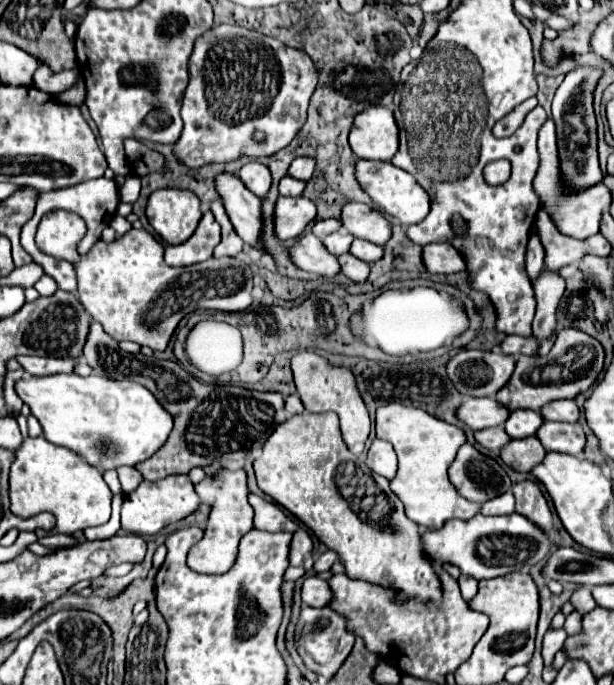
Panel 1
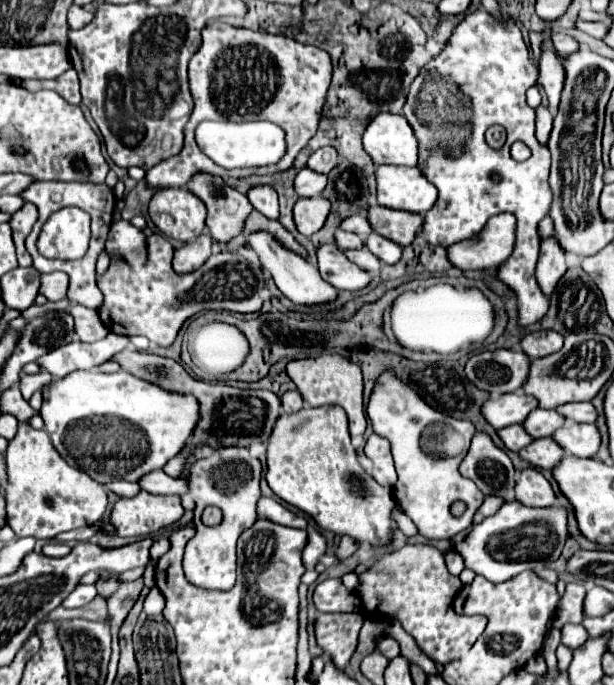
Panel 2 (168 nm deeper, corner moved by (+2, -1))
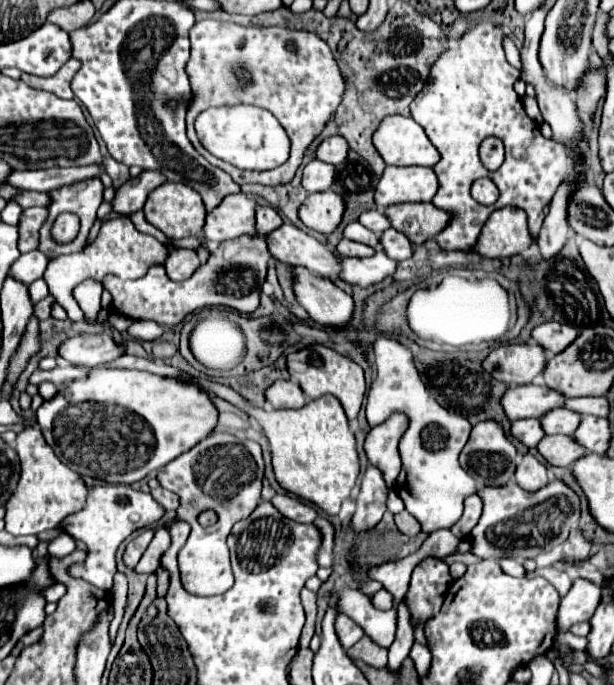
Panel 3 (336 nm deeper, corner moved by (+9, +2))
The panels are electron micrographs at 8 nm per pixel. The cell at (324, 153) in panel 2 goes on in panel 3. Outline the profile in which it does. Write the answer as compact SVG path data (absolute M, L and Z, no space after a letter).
M334 135L334 137L328 137L320 143L318 151L316 151L316 157L326 161L326 163L332 163L332 165L338 165L346 159L348 155L348 143L346 139L342 139L340 135Z

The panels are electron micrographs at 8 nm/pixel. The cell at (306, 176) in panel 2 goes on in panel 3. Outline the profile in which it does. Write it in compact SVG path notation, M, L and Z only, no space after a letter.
M320 159L310 161L304 167L304 175L302 175L302 187L308 193L316 193L316 191L326 191L334 181L334 165L324 163Z

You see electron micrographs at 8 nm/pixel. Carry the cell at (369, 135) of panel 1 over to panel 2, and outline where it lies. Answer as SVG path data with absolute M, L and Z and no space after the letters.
M377 114L365 128L363 148L375 164L417 164L417 140L401 114Z

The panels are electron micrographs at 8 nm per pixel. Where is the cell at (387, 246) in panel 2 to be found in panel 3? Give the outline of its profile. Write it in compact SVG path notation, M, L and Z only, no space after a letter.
M388 229L382 233L380 243L384 247L384 251L388 253L388 257L396 259L396 261L404 261L410 259L410 255L414 253L414 245L406 239L406 235L402 235L396 229Z

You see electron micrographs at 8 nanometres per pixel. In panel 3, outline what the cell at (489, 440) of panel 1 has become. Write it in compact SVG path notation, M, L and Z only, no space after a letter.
M520 419L512 423L512 437L520 439L528 447L536 447L544 437L544 431L538 419Z

